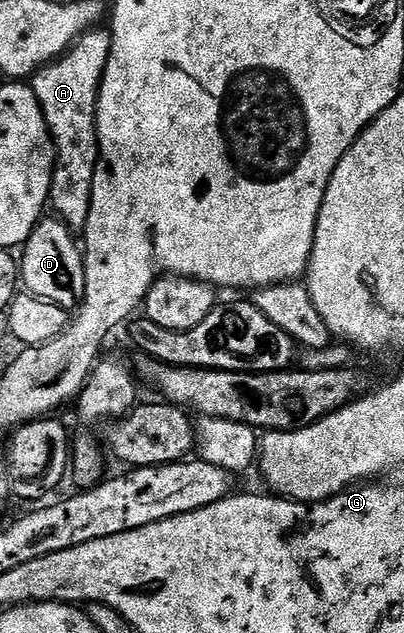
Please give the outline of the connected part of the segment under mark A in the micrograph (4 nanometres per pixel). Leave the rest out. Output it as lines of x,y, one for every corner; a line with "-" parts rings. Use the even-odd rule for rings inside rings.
96,27
83,34
62,57
43,66
29,81
55,141
55,170
49,205
52,210
55,208
54,216
72,231
86,230
89,219
93,175
99,162
99,88
110,50
110,28

